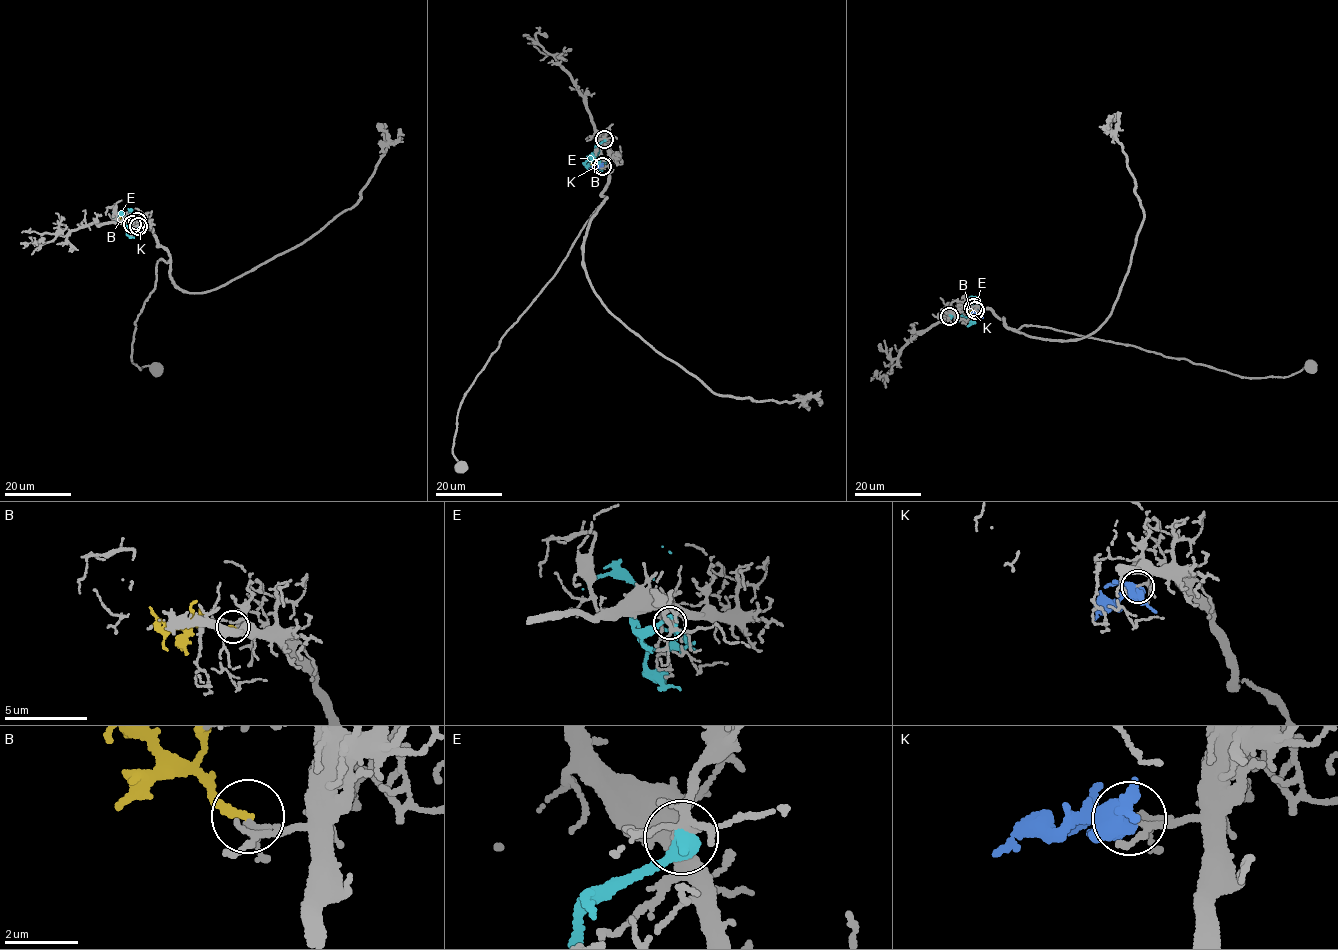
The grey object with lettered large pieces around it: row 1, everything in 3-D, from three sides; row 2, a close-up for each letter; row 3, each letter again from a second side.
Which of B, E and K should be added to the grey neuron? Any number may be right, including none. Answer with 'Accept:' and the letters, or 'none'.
Accept: none

